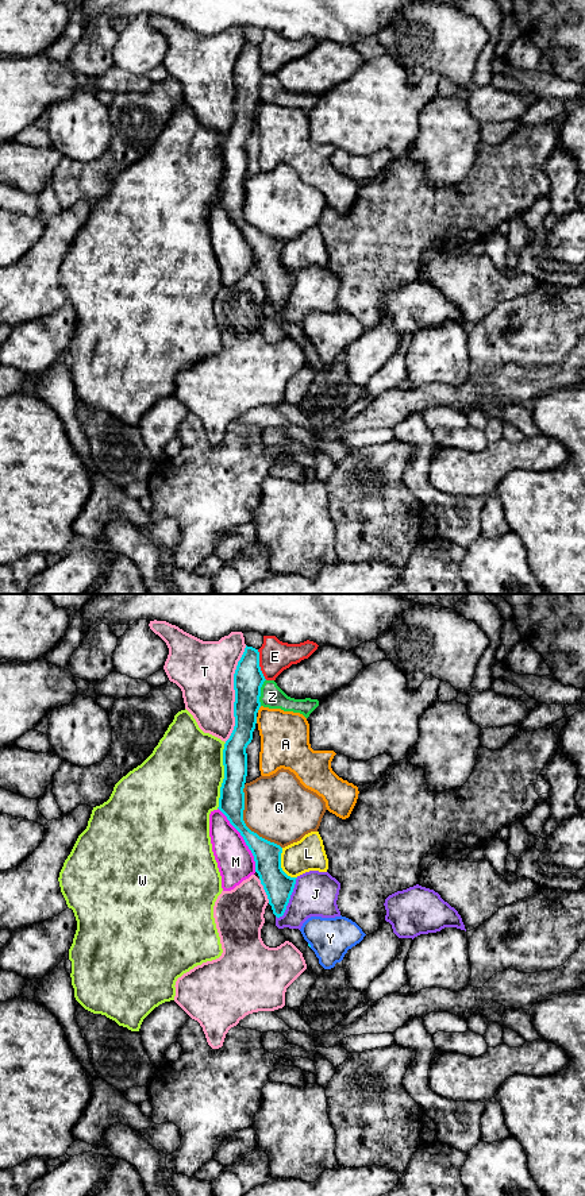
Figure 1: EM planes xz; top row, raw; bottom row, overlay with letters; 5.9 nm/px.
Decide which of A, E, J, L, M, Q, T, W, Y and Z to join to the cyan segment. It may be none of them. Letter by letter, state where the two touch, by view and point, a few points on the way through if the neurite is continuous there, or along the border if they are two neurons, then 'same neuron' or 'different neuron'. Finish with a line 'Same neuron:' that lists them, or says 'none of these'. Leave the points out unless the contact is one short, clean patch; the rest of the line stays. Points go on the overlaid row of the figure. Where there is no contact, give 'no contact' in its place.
A: xz (258, 709) | along xz (261, 706), (257, 712) | different neuron
E: xz (258, 664) | different neuron
J: xz (289, 898) | different neuron
L: xz (280, 865) | along xz (281, 848), (281, 868), (288, 875), (296, 878) | different neuron
M: xz (243, 838) | different neuron
Q: xz (243, 822) | different neuron
T: xz (235, 694) | different neuron
W: xz (224, 775) | different neuron
Y: xz (310, 945) | along xz (308, 942), (311, 946) | different neuron
Z: xz (260, 693) | along xz (265, 679), (261, 687), (260, 705) | different neuron
Same neuron: none of these

